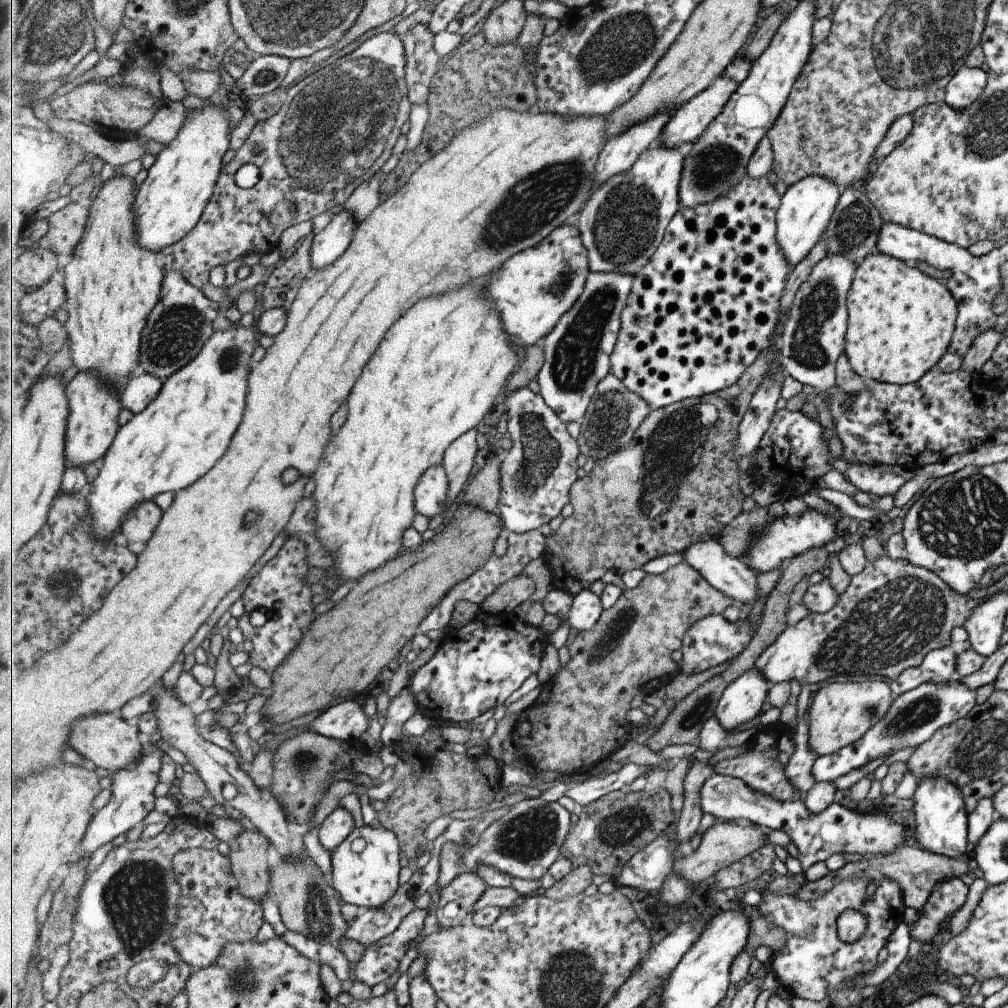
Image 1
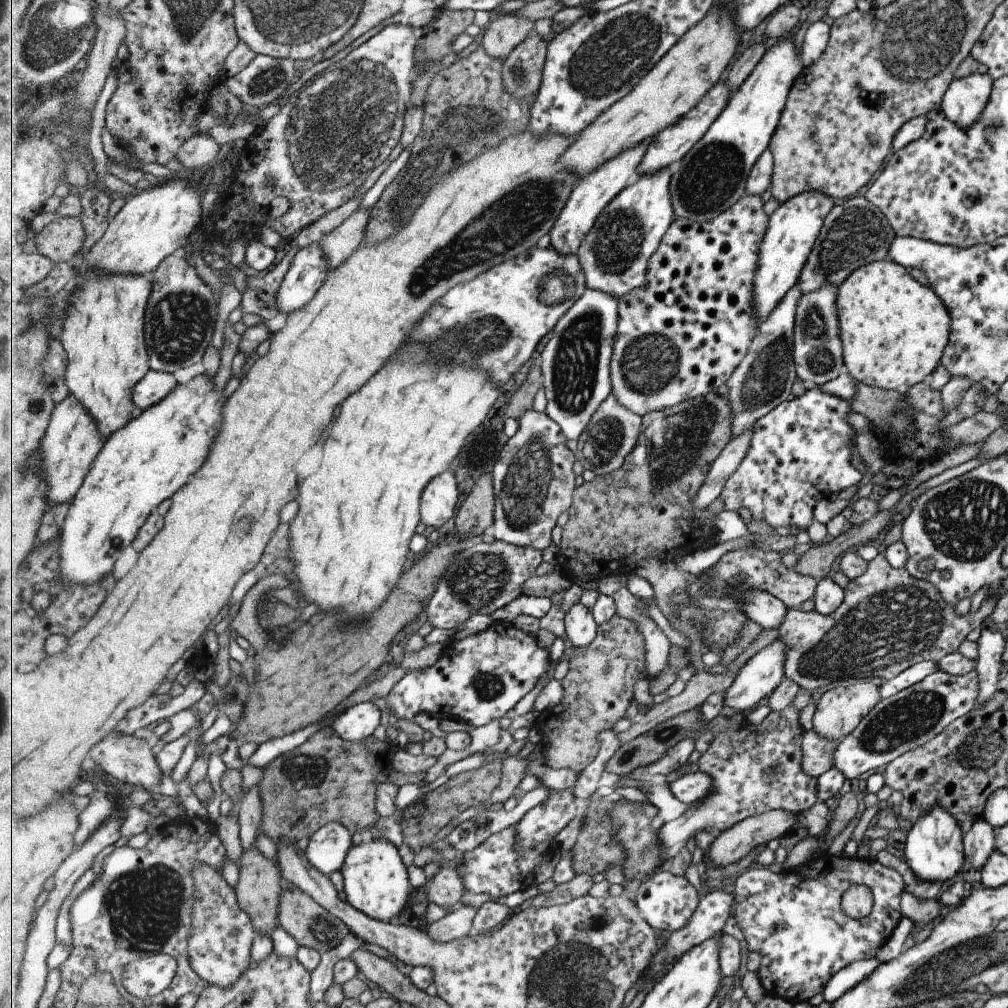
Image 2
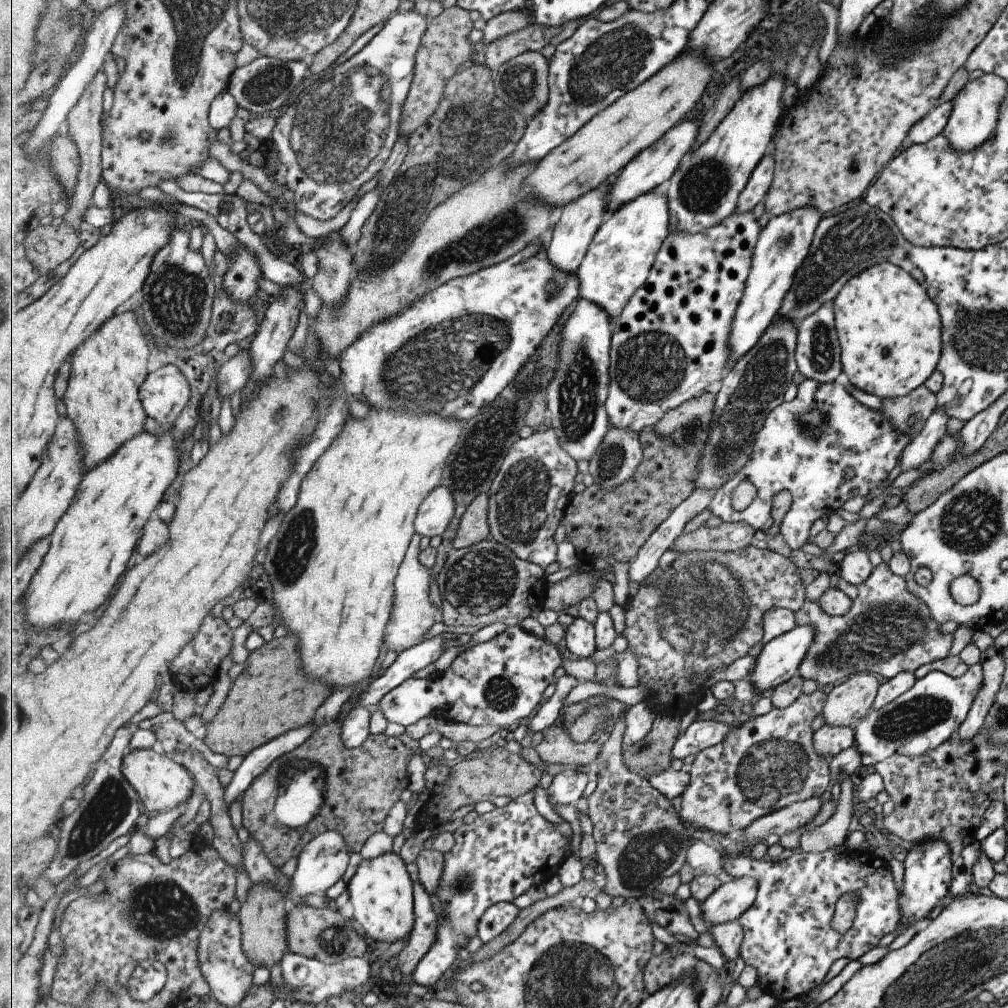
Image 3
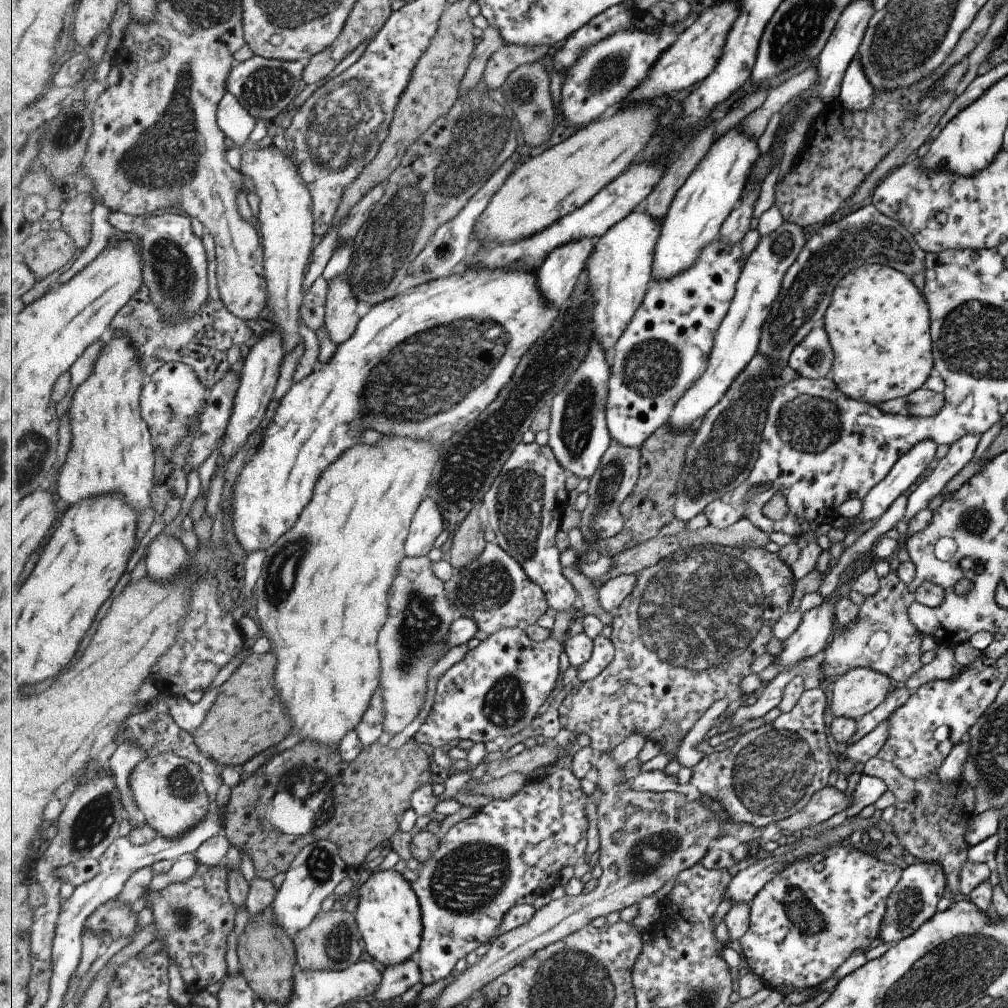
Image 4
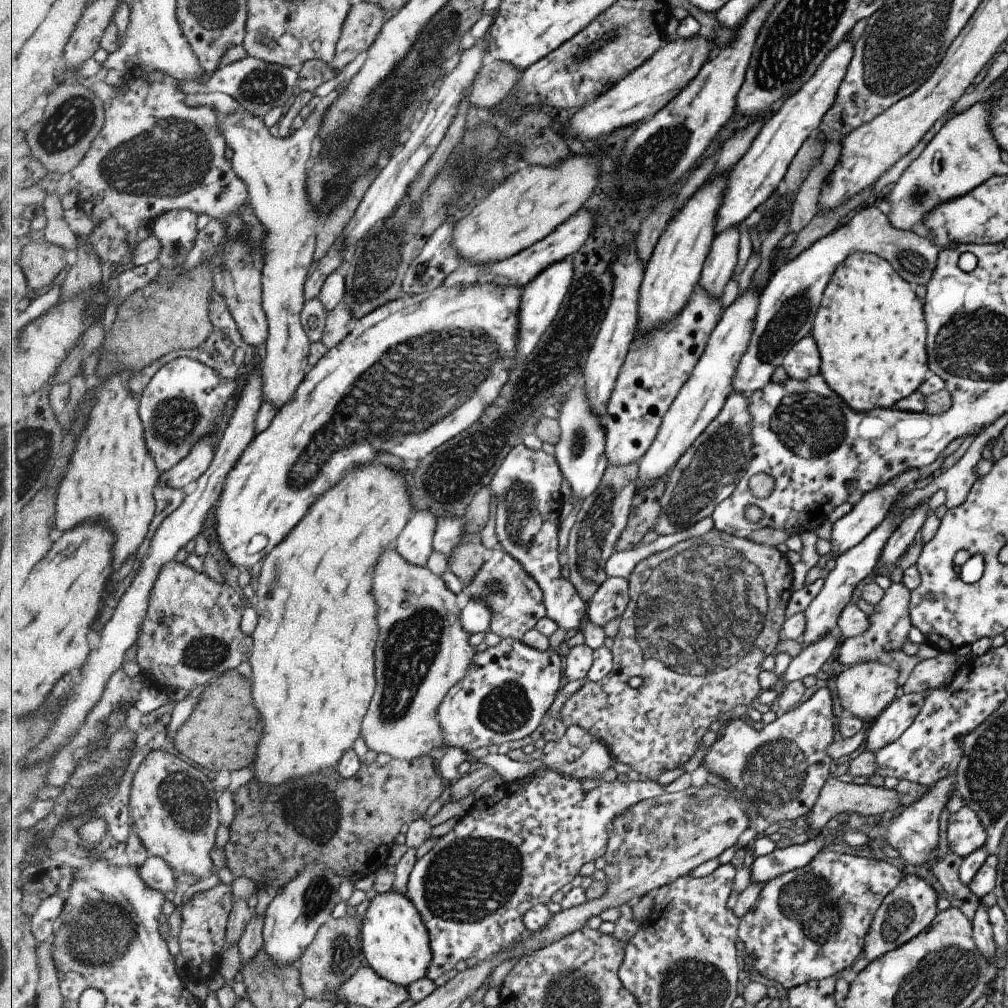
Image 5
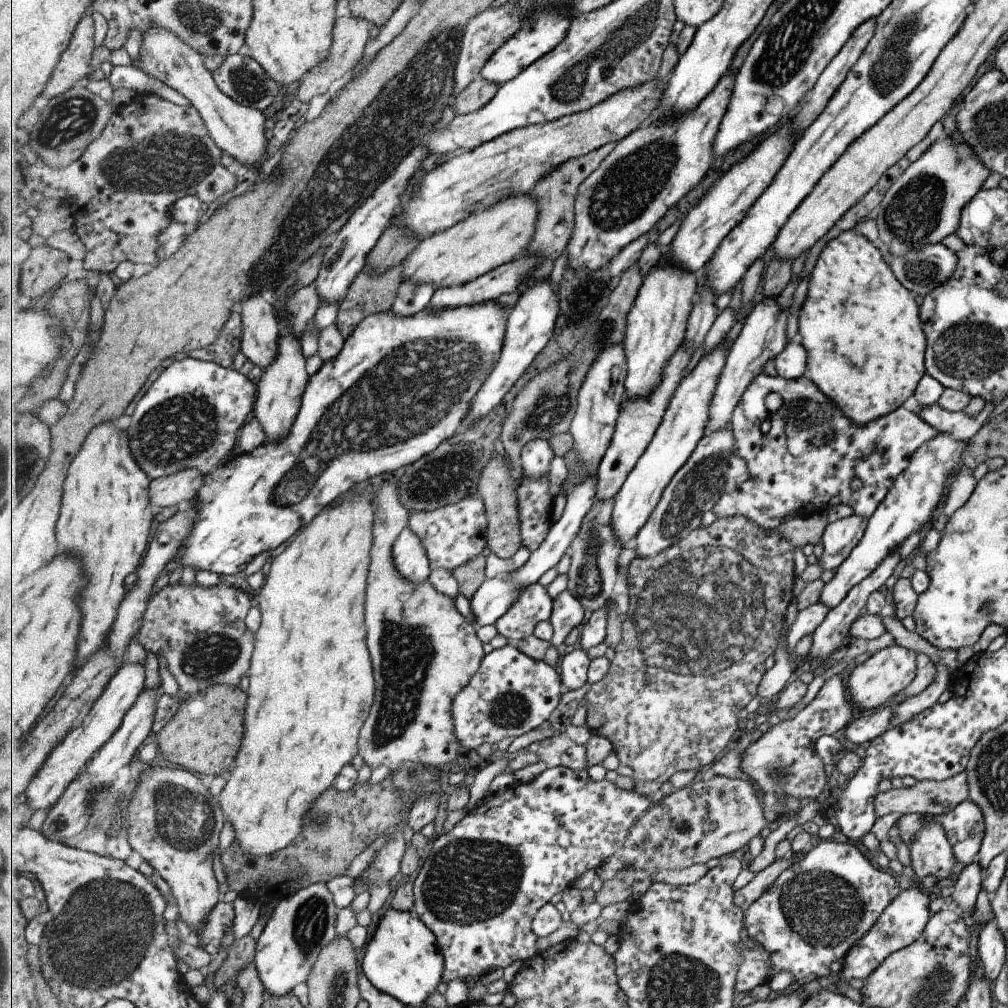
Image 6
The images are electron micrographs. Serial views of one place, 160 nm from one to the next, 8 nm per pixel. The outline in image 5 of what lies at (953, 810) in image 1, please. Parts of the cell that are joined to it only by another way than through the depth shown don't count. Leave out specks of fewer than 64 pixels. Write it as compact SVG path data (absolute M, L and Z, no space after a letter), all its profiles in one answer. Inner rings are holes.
M905 875L881 900L873 915L871 924L864 936L864 945L860 957L868 961L879 958L889 950L893 950L908 940L911 940L916 934L919 934L938 913L935 903L937 893L925 882L925 880L916 875Z

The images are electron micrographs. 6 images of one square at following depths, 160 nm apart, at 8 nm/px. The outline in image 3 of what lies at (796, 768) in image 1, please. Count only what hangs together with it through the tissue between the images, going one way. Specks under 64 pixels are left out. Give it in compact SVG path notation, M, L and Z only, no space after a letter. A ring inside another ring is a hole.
M824 725L813 732L813 747L817 754L829 757L835 757L839 752L850 748L853 743L853 725L852 726L828 726Z

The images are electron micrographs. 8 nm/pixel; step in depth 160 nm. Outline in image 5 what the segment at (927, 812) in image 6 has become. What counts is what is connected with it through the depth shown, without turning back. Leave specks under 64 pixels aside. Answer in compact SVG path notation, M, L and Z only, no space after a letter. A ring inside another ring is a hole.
M836 777L825 780L825 784L819 790L819 794L815 799L815 804L808 810L808 824L806 827L822 829L827 820L831 820L839 814L853 814L860 816L861 819L865 816L875 816L881 814L885 810L892 811L897 806L904 807L915 802L921 795L909 796L908 794L898 794L893 789L884 789L883 787L874 787L871 785L856 785L854 783L843 783L836 780Z

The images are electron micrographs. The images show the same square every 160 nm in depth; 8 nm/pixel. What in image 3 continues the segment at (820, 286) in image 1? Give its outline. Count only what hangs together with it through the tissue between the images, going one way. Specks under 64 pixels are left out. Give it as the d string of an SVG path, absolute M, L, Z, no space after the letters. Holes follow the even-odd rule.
M831 302L821 304L815 313L809 314L796 328L795 362L796 370L805 377L820 384L831 383L841 373L840 347L833 328L833 310Z

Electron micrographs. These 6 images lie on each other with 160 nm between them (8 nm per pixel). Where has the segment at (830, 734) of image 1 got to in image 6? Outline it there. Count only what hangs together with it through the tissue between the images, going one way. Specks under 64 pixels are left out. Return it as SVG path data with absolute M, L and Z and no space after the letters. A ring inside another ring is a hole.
M893 645L876 651L859 665L851 665L844 674L844 683L847 698L855 712L867 713L877 710L887 698L895 696L904 686L907 686L916 671L915 653L905 647Z

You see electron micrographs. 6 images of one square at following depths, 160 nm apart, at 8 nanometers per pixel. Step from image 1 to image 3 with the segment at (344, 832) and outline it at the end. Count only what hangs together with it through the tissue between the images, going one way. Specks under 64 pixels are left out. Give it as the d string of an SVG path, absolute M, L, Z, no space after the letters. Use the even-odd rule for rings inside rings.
M328 831L310 839L297 860L291 888L286 897L289 904L305 906L305 896L309 894L324 895L333 884L337 884L345 876L345 872L349 868L349 856L349 848L347 848L347 842L341 832Z

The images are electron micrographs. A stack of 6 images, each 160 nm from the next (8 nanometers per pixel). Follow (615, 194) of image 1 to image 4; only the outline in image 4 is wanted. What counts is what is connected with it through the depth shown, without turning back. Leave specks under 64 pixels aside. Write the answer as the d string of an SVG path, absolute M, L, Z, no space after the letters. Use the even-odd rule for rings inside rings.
M647 210L633 211L596 240L596 248L588 260L586 271L595 305L595 338L602 342L605 350L614 348L624 336L637 309L644 304L653 279L656 246L663 228L664 220L654 217Z

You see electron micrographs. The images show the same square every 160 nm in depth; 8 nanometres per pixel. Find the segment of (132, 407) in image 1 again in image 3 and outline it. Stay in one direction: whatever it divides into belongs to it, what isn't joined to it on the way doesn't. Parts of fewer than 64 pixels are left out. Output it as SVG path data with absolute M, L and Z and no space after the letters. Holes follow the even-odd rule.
M164 365L151 373L140 389L141 403L149 418L163 426L179 418L191 400L191 384L177 366Z

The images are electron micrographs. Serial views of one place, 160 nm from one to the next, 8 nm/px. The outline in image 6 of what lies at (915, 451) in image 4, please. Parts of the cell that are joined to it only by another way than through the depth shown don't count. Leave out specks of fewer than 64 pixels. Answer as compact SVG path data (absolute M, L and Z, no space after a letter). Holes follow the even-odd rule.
M853 514L827 523L820 538L822 554L817 559L823 571L836 569L847 558L851 549L863 536L867 521L867 517Z

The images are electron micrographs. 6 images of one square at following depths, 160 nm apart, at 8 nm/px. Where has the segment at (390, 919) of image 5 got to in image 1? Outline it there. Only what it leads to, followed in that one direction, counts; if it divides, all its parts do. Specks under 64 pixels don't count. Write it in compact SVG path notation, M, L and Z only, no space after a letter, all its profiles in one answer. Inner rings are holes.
M363 825L333 852L331 882L335 891L340 893L340 899L347 904L355 905L364 911L369 908L385 906L400 890L399 872L401 872L400 839L395 832L384 827L371 828ZM357 840L365 840L365 846L355 848Z

